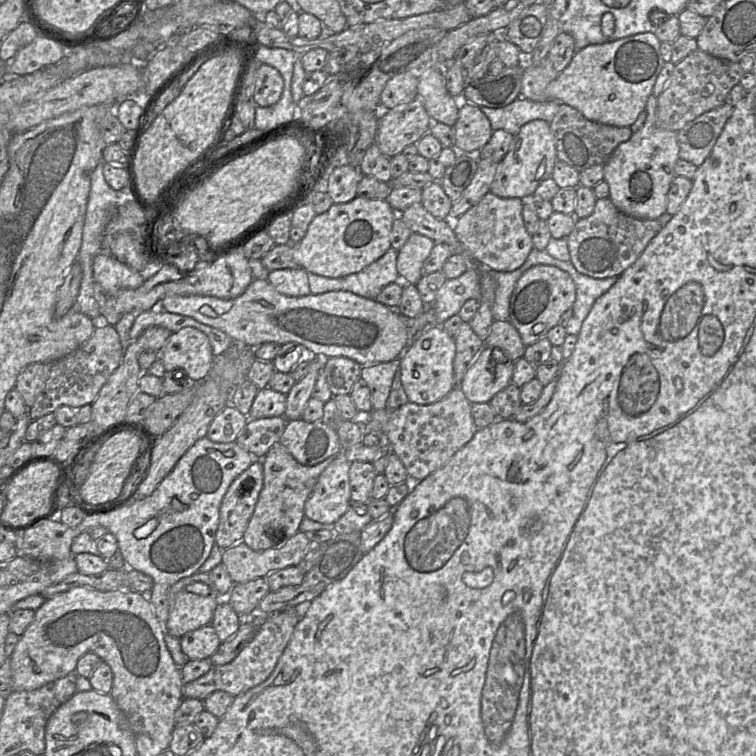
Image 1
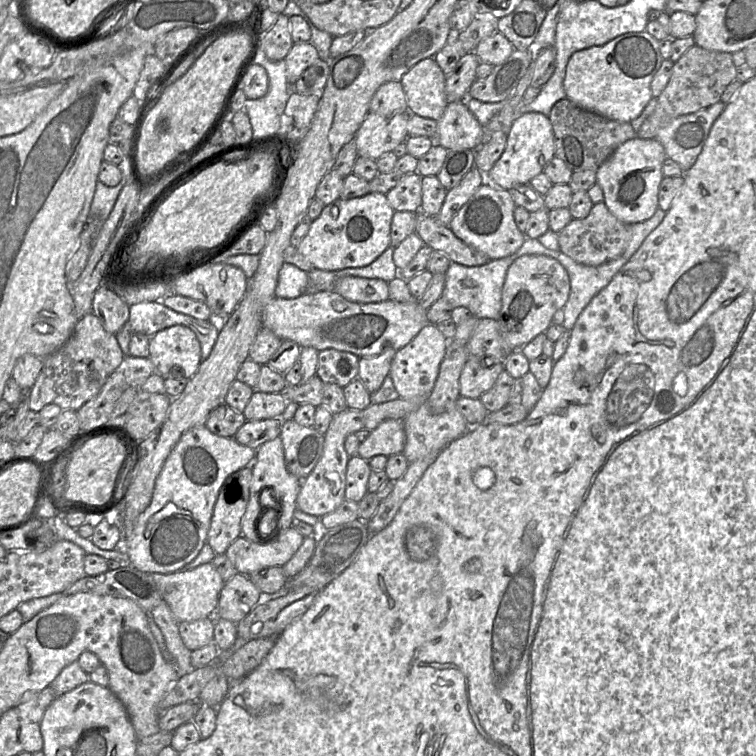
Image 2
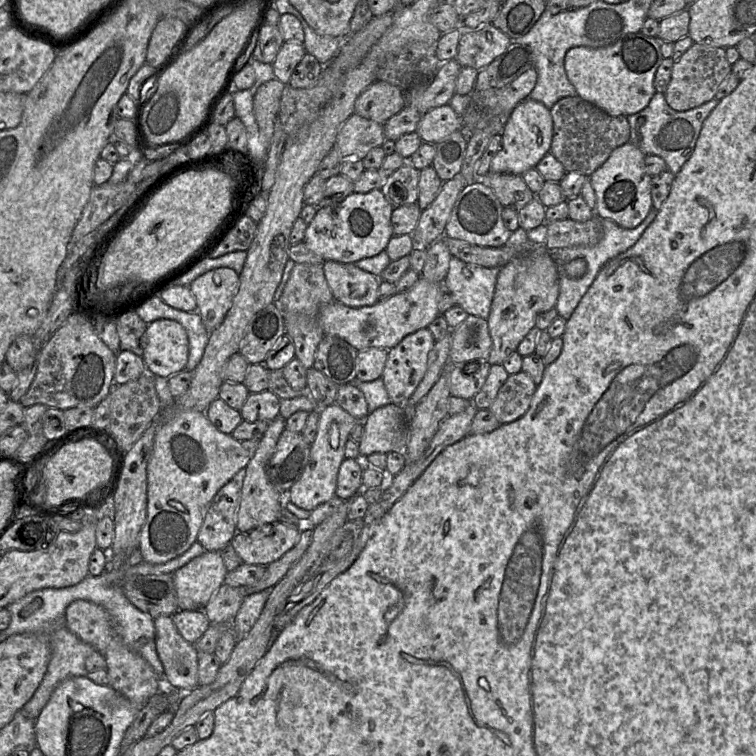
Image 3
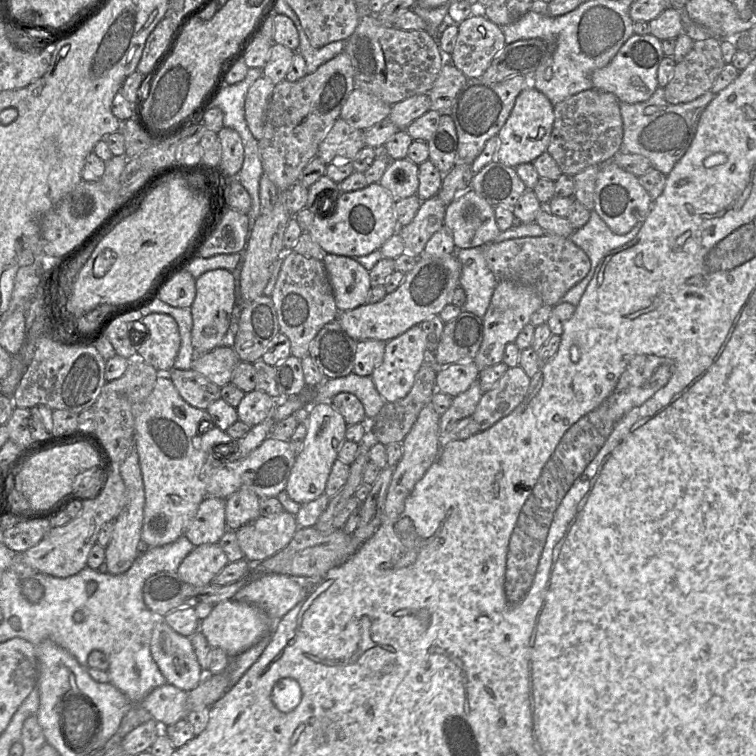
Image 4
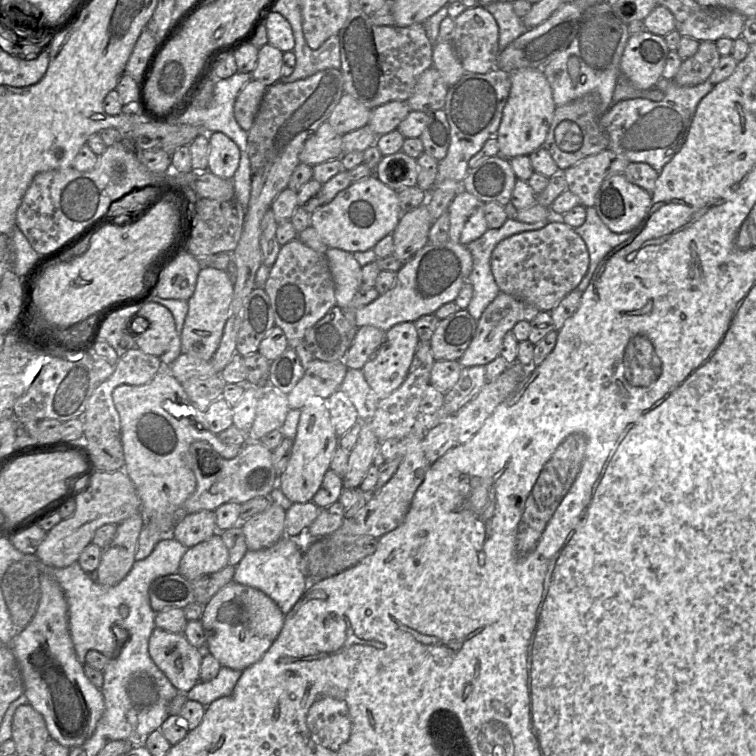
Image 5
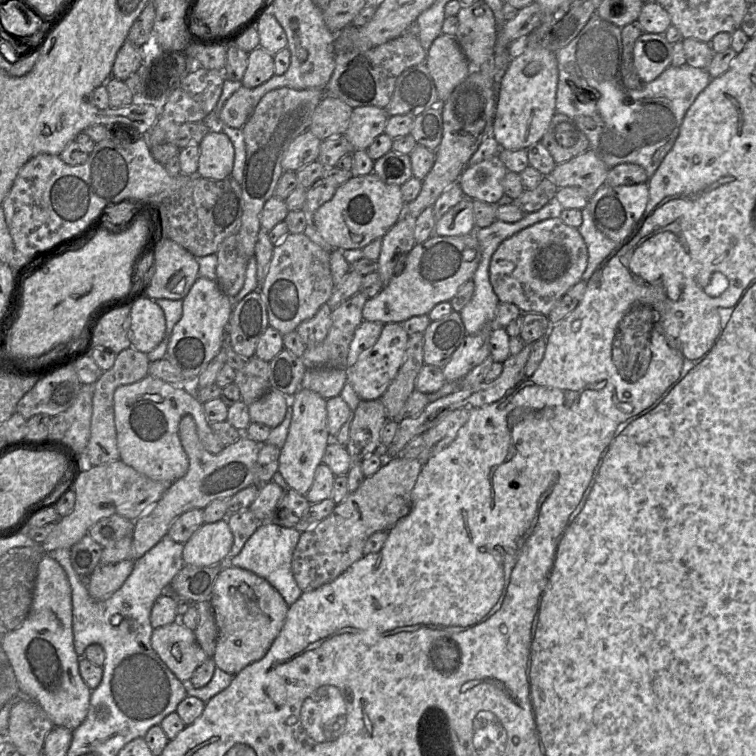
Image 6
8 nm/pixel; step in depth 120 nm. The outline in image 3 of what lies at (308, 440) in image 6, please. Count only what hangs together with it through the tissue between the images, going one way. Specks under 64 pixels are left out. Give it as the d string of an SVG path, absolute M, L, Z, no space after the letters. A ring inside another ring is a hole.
M336 404L319 410L319 422L315 440L311 444L310 456L300 479L289 489L285 498L295 506L312 511L320 504L335 496L337 476L341 463L345 459L345 443L350 431L360 422Z

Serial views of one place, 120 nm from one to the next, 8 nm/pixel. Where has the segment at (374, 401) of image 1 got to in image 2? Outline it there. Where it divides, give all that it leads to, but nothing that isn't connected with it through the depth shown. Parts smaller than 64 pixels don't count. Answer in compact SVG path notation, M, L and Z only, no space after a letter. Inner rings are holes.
M385 348L379 355L359 357L357 379L362 382L370 394L376 392L381 387L386 376L389 375L395 352L393 348Z

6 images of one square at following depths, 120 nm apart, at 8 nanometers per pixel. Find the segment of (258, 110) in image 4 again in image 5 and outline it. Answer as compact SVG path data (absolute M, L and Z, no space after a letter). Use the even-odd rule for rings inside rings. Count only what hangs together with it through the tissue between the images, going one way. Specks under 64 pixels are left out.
M252 79L237 96L234 104L234 116L244 131L248 132L252 128L267 89L268 87L263 83Z

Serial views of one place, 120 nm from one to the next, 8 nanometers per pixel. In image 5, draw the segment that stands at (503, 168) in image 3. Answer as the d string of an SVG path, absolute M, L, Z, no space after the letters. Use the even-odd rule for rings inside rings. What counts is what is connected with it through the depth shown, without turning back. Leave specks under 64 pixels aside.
M520 69L511 74L511 89L503 110L496 138L499 155L511 159L518 155L530 155L542 147L552 123L556 105L552 88L542 69Z

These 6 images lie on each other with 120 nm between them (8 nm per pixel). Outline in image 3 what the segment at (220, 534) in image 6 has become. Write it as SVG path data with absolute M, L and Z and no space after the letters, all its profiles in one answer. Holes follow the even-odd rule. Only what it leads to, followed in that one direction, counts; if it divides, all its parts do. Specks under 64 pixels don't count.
M205 551L173 576L179 610L201 610L224 583L228 571L217 551Z

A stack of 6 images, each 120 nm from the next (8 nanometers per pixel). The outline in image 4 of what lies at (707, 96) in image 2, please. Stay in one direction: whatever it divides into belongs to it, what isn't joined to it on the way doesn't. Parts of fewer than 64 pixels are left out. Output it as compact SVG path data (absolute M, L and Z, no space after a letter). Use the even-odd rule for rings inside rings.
M708 38L693 43L689 53L676 64L673 76L665 87L667 102L691 102L711 90L725 66L721 41Z

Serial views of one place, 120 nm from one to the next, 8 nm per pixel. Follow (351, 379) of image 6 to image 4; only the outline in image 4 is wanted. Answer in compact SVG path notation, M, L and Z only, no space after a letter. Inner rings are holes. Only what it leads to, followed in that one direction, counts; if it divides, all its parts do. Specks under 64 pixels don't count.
M414 325L403 334L385 343L382 363L374 369L371 378L385 403L395 402L404 398L411 390L416 374L422 363L428 360L426 336L419 325Z

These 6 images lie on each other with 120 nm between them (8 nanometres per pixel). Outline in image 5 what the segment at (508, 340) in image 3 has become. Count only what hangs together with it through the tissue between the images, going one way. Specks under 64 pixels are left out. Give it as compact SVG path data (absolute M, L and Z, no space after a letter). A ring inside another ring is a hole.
M500 292L495 299L485 308L477 321L475 336L462 357L458 360L463 368L472 366L486 366L496 359L502 349L504 336L512 331L514 325L523 320L524 302L515 297Z

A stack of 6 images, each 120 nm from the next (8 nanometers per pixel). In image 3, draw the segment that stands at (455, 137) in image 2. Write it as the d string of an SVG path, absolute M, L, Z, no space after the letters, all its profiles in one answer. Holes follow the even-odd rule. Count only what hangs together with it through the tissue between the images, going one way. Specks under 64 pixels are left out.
M446 104L422 114L415 132L423 142L436 144L457 130L464 130L464 117Z

